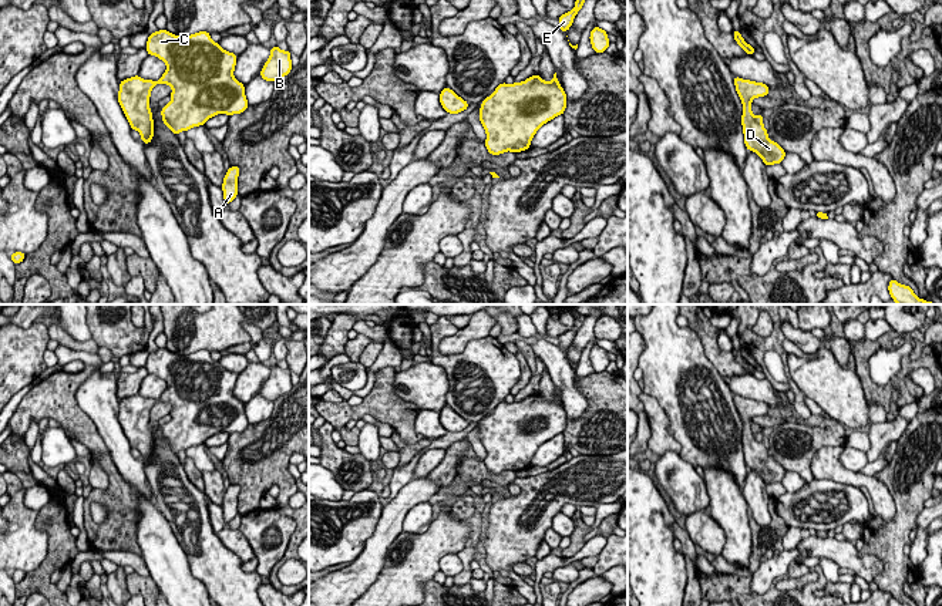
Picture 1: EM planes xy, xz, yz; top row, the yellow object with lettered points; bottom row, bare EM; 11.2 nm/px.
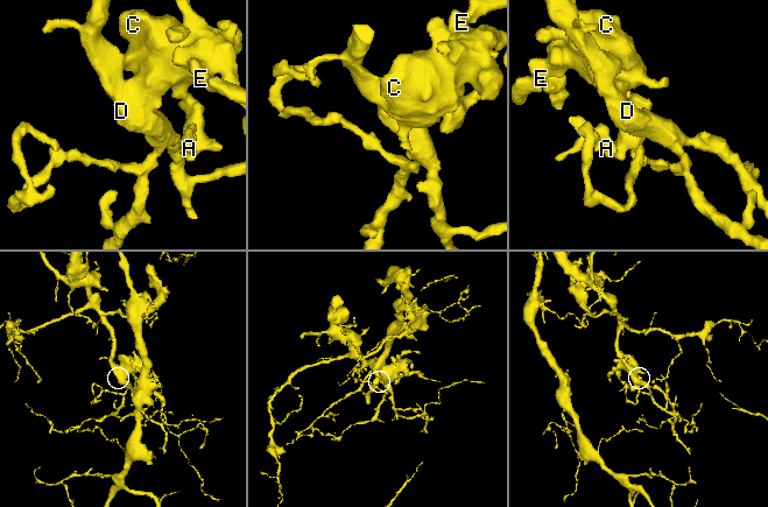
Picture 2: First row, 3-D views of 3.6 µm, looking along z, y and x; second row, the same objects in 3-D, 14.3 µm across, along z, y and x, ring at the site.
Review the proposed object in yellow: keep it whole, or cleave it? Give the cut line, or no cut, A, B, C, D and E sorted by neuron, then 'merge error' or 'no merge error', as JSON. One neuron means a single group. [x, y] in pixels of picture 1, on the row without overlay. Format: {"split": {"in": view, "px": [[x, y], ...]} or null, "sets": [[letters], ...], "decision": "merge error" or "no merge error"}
{"split": null, "sets": [["A", "B", "C", "D", "E"]], "decision": "no merge error"}

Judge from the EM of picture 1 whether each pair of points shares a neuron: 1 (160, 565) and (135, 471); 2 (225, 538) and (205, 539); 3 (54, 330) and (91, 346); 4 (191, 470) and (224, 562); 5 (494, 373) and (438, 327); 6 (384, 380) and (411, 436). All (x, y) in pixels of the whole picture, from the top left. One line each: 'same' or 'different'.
1: different
2: different
3: same
4: different
5: same
6: same

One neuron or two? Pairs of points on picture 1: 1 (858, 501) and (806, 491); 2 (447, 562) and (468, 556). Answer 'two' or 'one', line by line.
1: one
2: two

